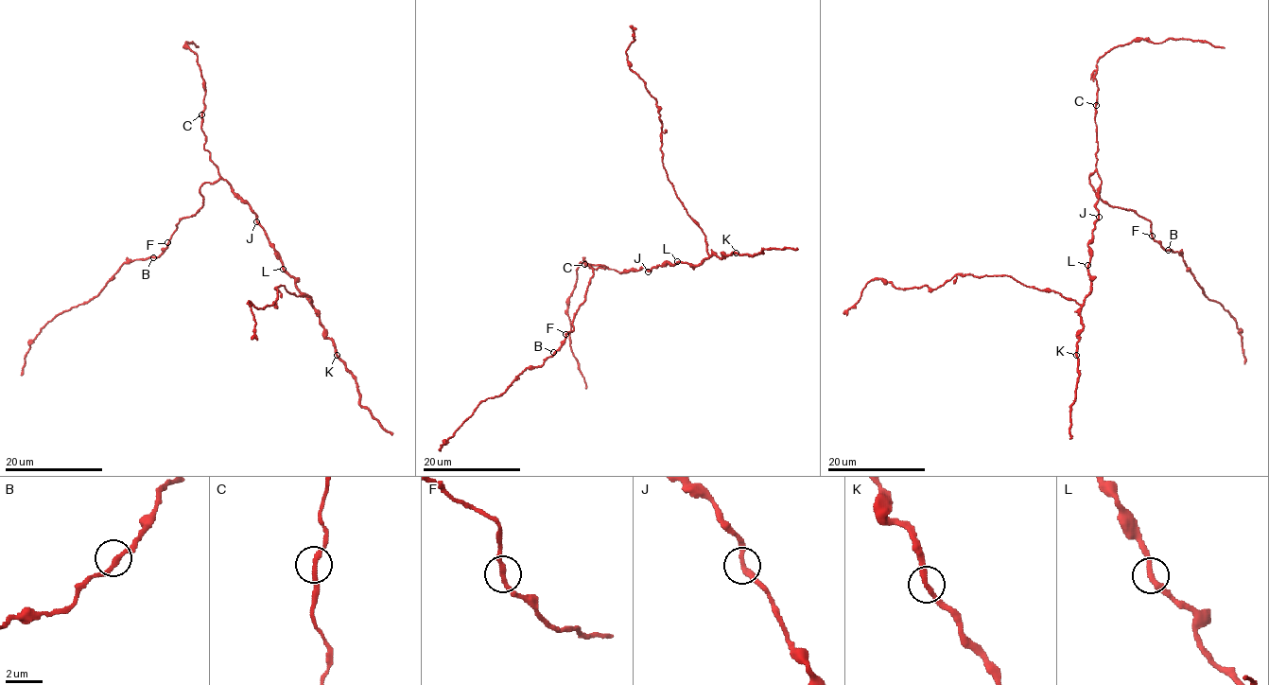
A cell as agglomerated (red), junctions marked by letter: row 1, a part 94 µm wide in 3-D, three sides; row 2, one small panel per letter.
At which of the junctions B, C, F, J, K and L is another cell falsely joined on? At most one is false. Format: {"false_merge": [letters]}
{"false_merge": []}

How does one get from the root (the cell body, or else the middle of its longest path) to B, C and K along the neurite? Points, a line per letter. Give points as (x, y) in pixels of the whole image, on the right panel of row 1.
B: (1096, 201), (1101, 184), (1096, 171), (1089, 177), (1093, 190), (1111, 205), (1144, 217), (1152, 237), (1168, 250)
C: (1096, 201), (1101, 184), (1096, 167), (1096, 105)
K: (1096, 201), (1098, 219), (1087, 245), (1091, 289), (1080, 310), (1082, 331), (1076, 355)

